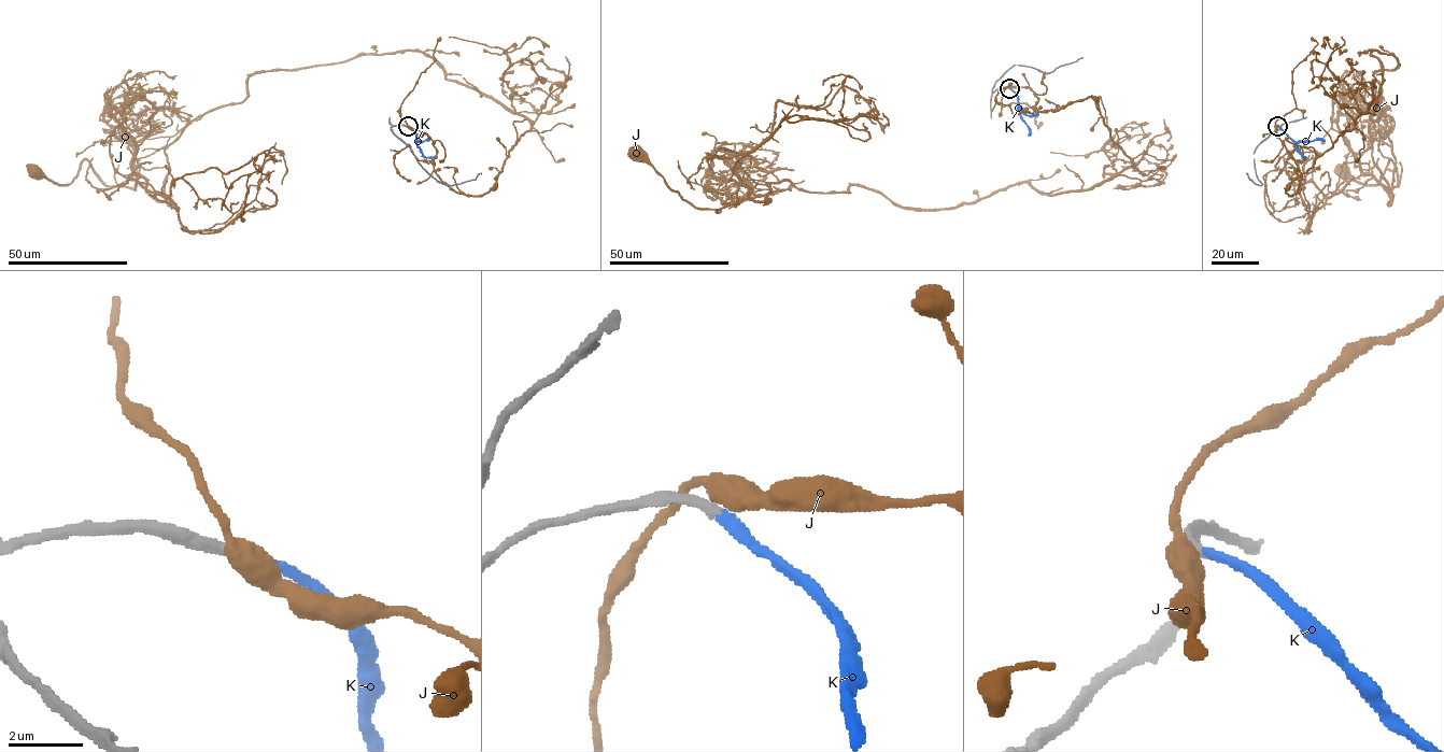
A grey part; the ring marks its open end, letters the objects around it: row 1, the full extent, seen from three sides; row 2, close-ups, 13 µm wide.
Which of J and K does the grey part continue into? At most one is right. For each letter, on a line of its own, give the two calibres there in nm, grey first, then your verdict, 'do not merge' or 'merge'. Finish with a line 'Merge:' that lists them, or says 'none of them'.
J: 320/440 nm | do not merge
K: 280/280 nm | merge
Merge: K

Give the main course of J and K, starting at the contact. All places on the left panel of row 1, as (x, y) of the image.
J: (408, 126), (481, 196), (531, 124), (425, 54), (357, 54), (147, 132), (133, 188), (33, 171)
K: (408, 126), (415, 131), (416, 142), (427, 141)

